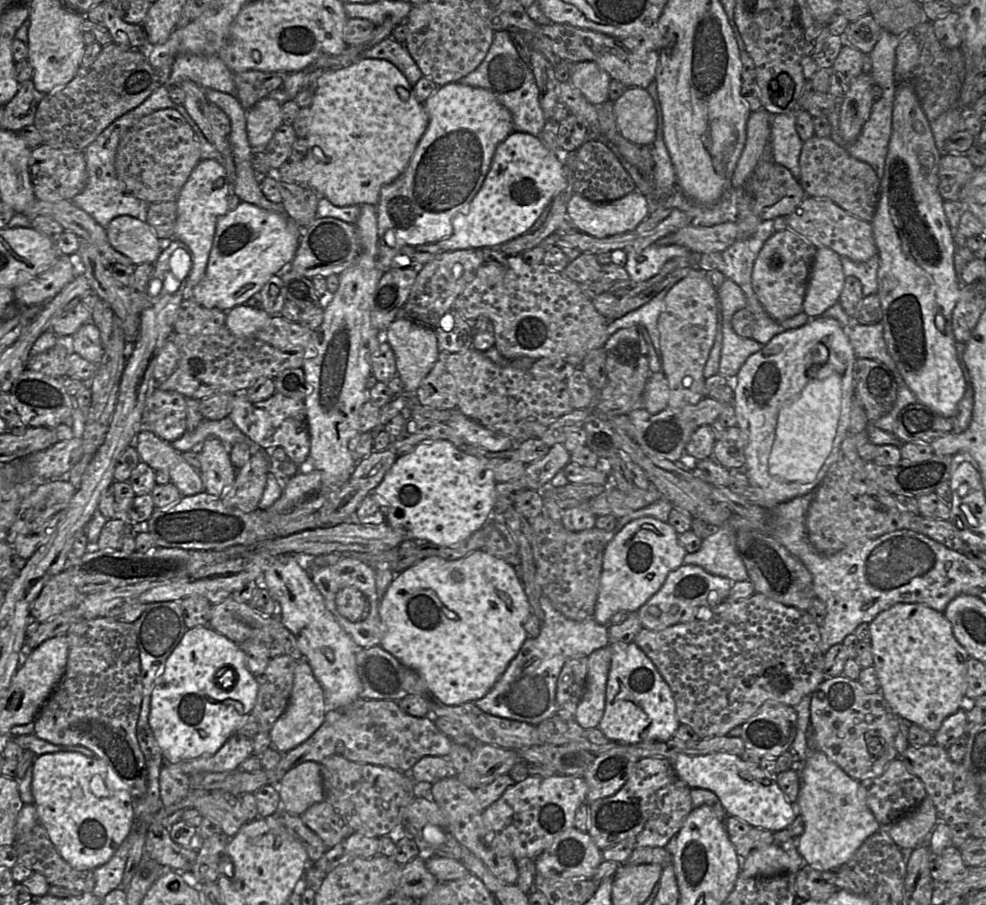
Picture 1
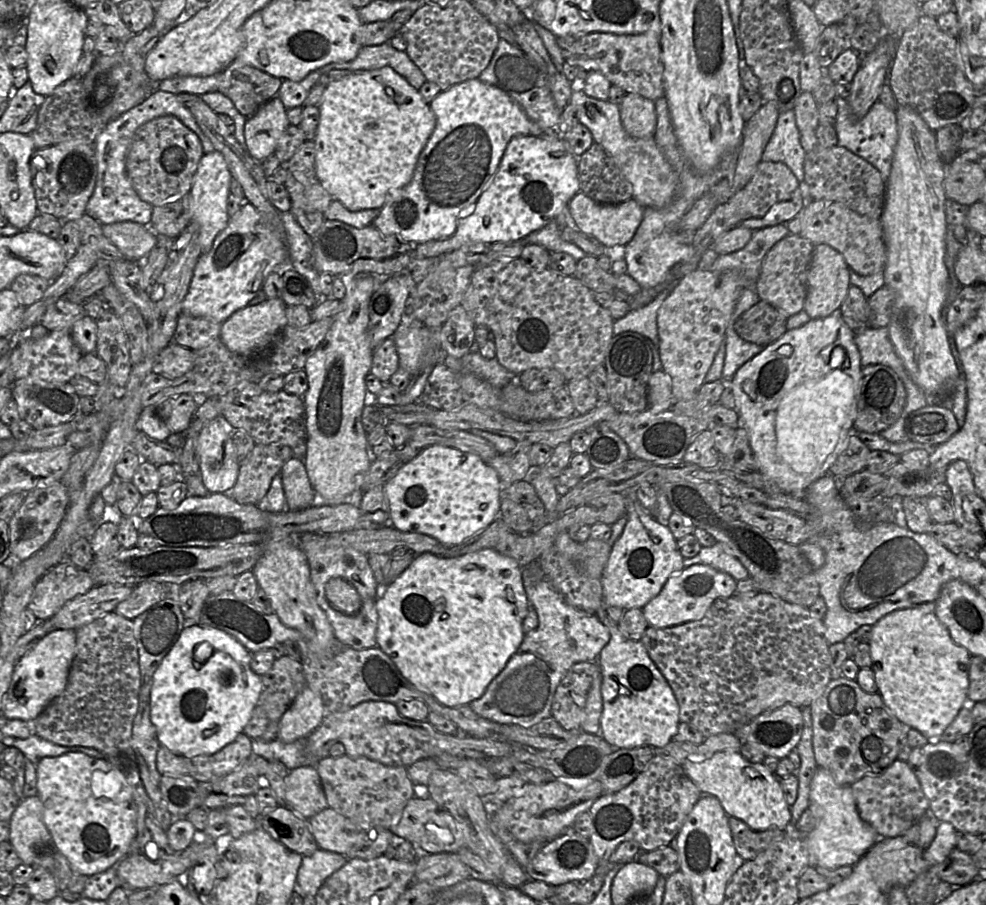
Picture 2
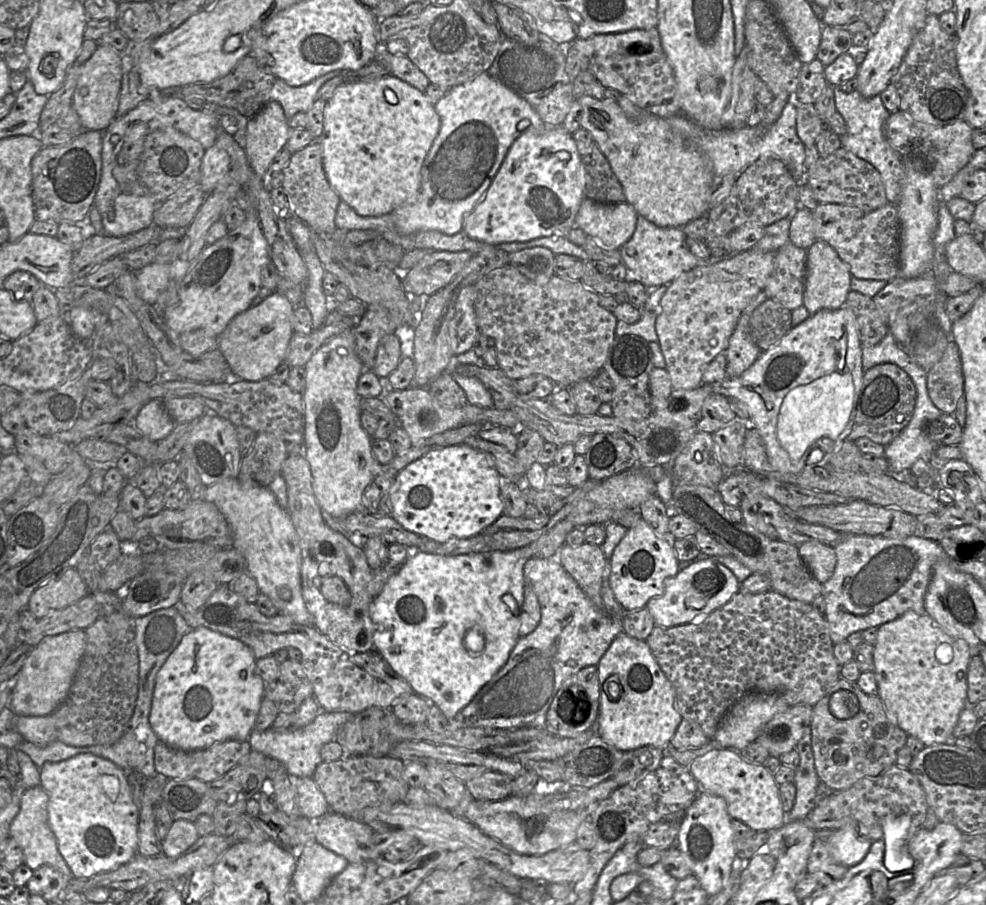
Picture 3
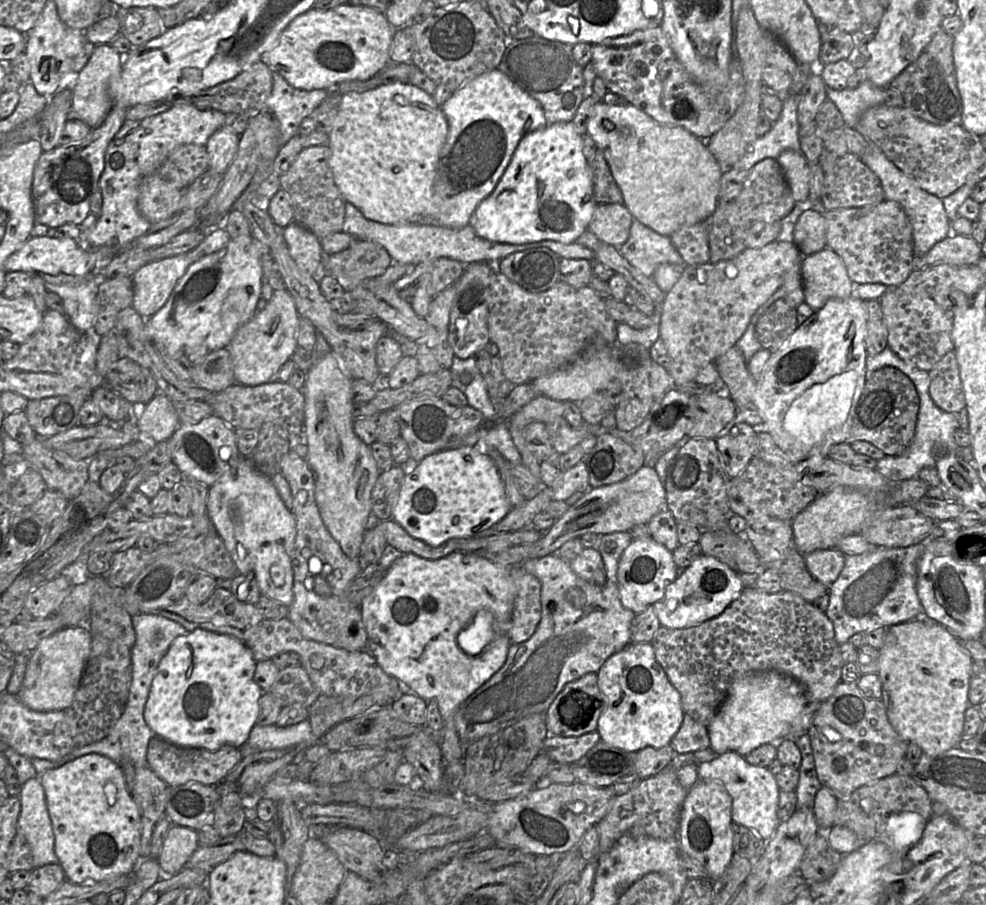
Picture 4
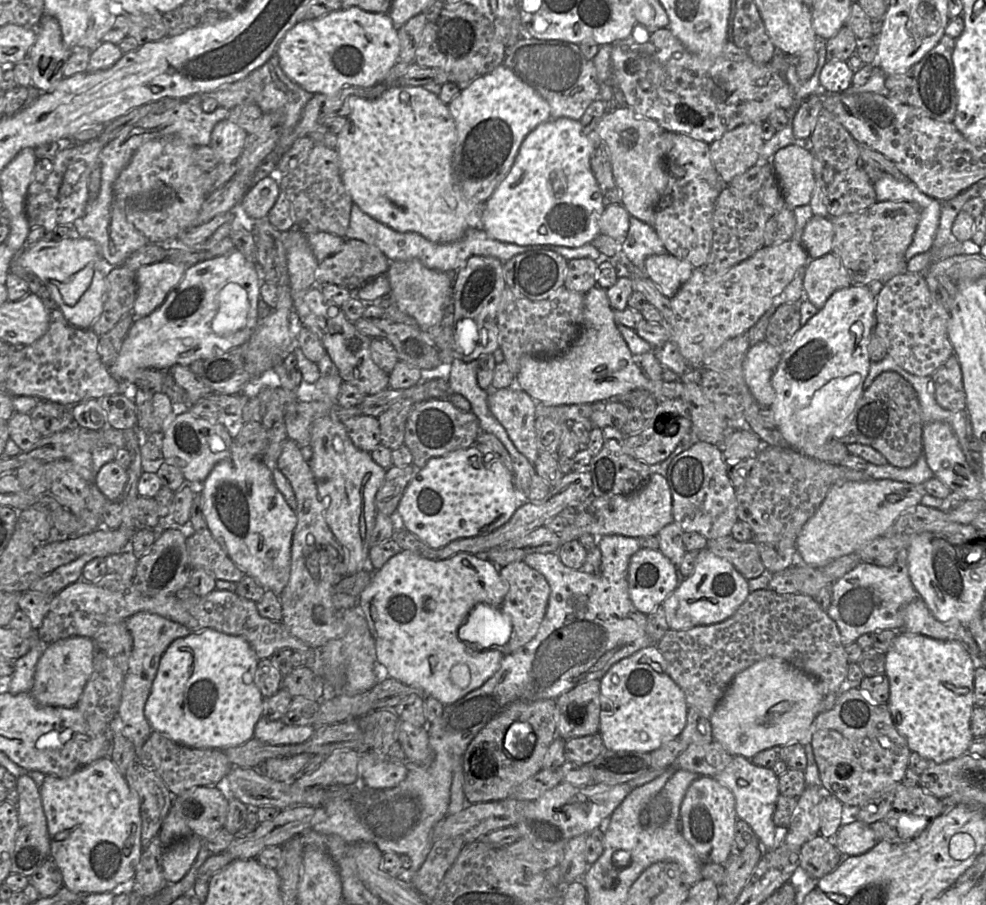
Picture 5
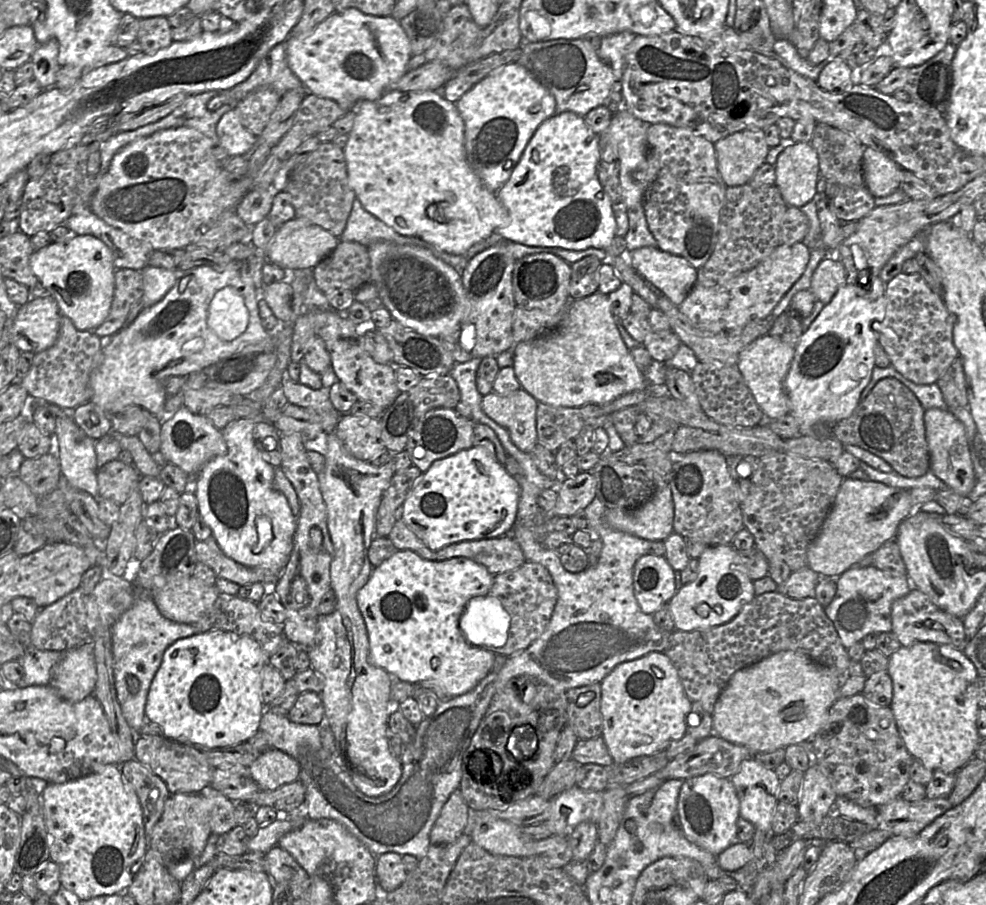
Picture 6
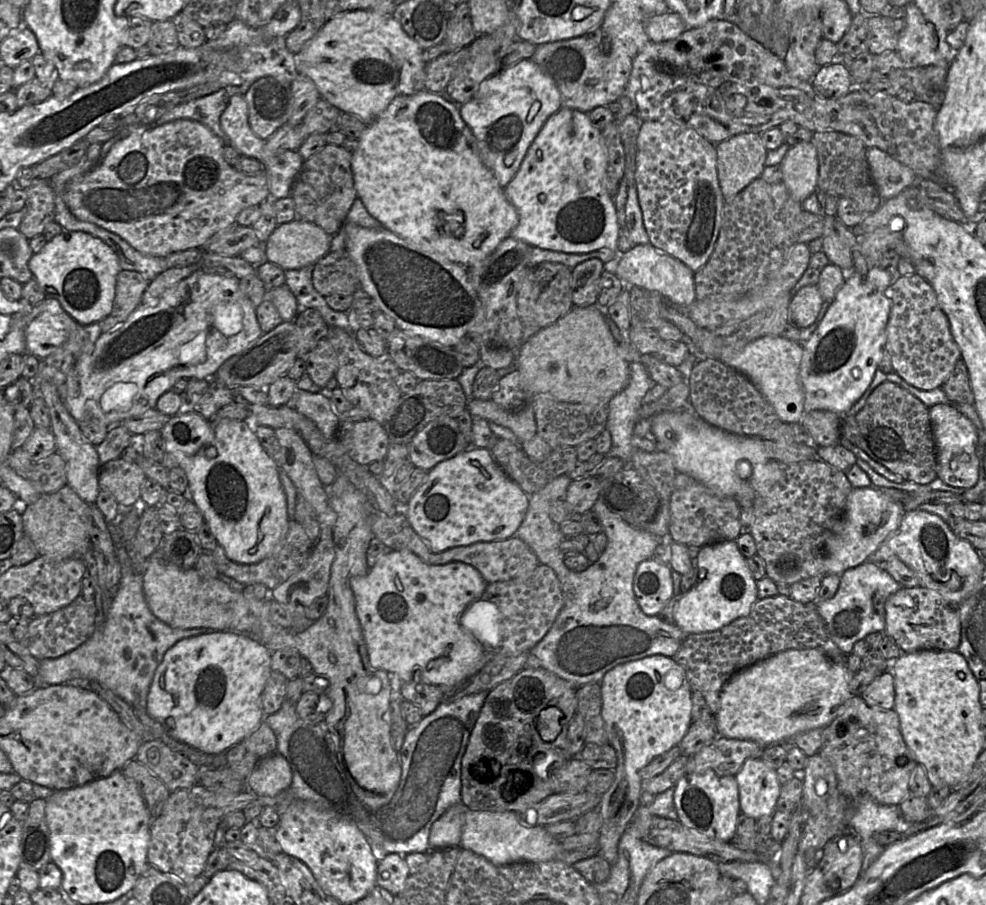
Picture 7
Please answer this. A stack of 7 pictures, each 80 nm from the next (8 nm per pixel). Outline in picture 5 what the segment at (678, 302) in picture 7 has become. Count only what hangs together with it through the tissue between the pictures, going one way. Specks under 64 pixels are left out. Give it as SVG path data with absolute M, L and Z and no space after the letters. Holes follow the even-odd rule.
M670 253L648 256L644 263L645 274L668 299L690 278L693 269L691 264Z

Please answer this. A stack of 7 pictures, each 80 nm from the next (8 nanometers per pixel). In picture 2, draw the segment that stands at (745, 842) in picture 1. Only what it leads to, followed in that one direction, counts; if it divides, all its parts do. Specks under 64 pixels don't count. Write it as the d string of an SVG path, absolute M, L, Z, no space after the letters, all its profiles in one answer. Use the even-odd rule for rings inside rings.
M729 816L729 826L737 854L751 860L775 841L786 835L785 829L753 830L742 820Z

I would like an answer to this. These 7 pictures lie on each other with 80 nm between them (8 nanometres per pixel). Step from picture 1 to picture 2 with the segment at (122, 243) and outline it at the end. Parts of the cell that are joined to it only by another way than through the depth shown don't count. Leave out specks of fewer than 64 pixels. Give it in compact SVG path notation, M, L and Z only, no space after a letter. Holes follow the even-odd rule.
M121 221L102 224L105 237L124 255L125 258L137 261L148 257L157 246L157 235L150 226L133 221Z

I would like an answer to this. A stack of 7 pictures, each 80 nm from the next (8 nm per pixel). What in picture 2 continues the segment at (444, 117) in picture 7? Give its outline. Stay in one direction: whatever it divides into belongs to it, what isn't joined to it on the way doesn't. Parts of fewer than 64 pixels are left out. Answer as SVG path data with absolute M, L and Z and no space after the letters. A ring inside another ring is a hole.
M388 66L375 70L351 71L330 82L324 91L319 110L320 121L312 140L316 146L317 176L333 200L341 202L350 211L380 210L392 190L409 183L419 154L436 124L434 113L419 91Z

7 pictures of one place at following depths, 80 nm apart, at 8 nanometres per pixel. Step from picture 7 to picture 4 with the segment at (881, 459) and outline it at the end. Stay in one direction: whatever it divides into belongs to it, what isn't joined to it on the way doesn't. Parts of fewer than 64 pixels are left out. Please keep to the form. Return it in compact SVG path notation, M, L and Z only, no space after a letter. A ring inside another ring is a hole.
M892 366L877 370L865 382L844 443L852 444L855 441L864 440L882 450L885 455L902 455L915 435L919 402L915 385L902 371Z

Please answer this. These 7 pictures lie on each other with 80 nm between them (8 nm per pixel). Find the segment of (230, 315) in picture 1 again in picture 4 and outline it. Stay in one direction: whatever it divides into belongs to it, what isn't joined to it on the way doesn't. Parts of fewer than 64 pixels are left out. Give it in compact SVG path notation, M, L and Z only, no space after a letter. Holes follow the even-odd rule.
M287 288L274 290L266 307L243 324L226 347L232 356L236 382L257 386L271 381L272 376L286 360L292 358L298 347L296 339L299 317Z

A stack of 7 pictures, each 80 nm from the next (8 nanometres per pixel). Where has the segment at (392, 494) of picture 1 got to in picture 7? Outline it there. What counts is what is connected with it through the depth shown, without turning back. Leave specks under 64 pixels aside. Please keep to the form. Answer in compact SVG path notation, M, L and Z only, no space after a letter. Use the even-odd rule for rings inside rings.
M471 446L438 463L408 503L407 518L434 553L477 542L514 537L523 522L529 496L498 465L491 451Z

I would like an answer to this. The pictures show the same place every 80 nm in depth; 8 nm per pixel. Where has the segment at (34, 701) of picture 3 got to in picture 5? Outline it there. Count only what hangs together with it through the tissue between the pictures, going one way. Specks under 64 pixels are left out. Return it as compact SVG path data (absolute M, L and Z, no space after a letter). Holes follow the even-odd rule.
M74 636L47 646L41 655L34 675L31 694L45 706L74 707L93 671L95 642L92 638Z

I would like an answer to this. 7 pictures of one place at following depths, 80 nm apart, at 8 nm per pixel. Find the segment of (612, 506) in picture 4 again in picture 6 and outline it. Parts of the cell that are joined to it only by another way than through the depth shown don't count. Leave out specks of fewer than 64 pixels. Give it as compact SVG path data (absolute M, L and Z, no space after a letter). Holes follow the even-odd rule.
M669 485L658 486L652 498L635 510L608 508L605 522L614 530L645 539L647 541L664 541L673 532L674 503Z

